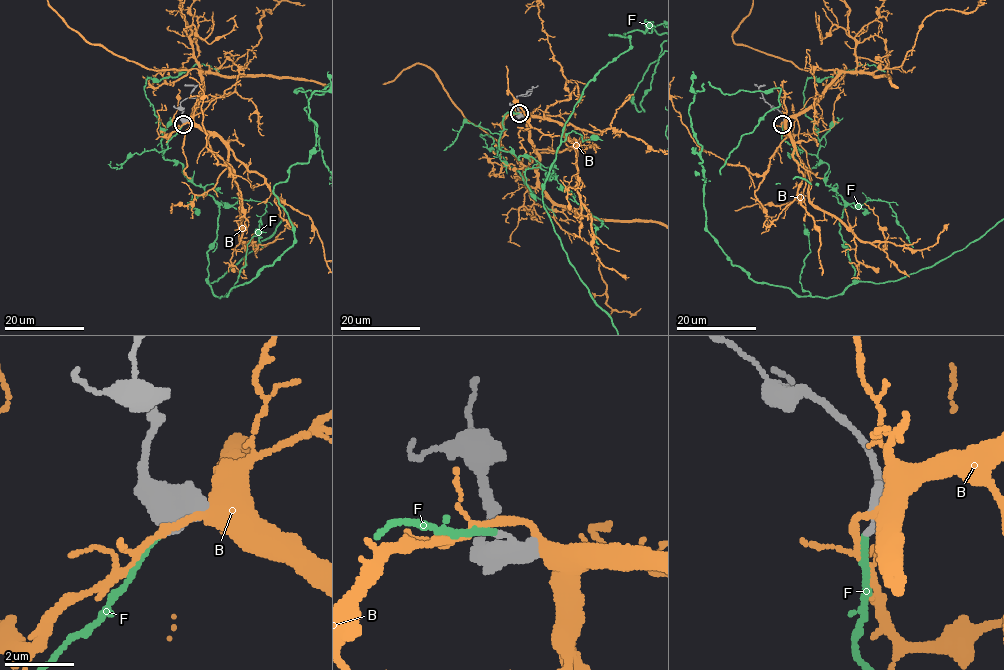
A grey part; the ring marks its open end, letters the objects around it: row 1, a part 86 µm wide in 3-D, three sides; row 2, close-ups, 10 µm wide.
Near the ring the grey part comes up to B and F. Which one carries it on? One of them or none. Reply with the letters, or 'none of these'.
F

